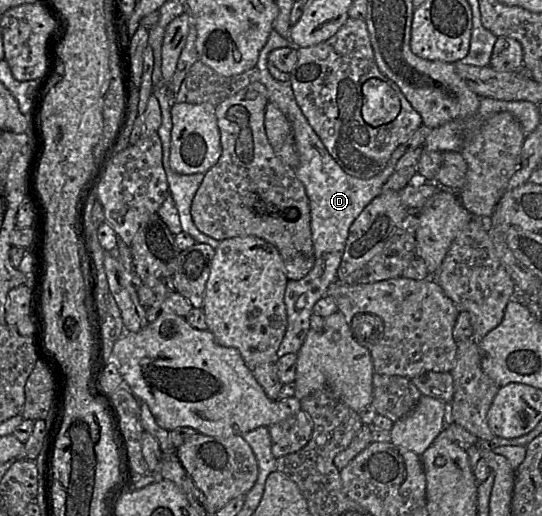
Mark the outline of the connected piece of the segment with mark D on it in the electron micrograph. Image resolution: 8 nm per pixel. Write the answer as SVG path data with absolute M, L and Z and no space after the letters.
M272 29L259 53L256 66L259 69L260 81L267 89L269 101L285 114L292 126L299 157L299 164L295 171L297 178L303 183L309 199L315 263L305 277L297 281L288 281L286 285L284 302L287 311L287 329L277 352L278 357L289 353L297 354L302 347L311 329L310 317L313 314L313 306L326 295L329 286L337 279L337 271L352 223L363 209L382 193L382 187L388 180L382 177L370 182L356 180L355 177L345 173L331 157L301 109L297 107L290 82L274 79L267 68L269 53L281 47L297 49L299 46Z

